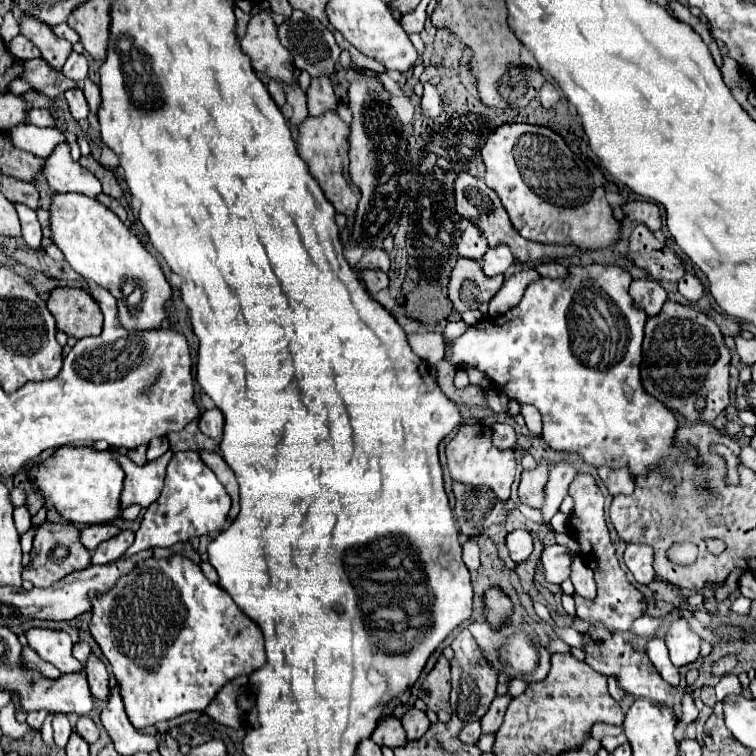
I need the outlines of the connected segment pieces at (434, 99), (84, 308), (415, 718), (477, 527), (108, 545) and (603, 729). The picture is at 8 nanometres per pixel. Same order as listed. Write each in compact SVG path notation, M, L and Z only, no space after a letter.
M425 83L425 93L421 97L421 109L423 109L423 115L427 119L435 119L441 113L439 91L431 83Z
M57 287L49 291L47 307L55 317L57 329L69 337L83 339L99 335L103 329L103 313L85 289Z
M415 707L407 709L407 713L403 715L401 723L403 723L409 739L421 739L427 733L427 727L431 725L431 721L427 719L427 715L423 711L415 709Z
M453 483L455 495L455 519L459 531L467 537L477 537L481 529L497 523L505 523L509 513L503 511L503 503L493 499L489 487L467 487L465 483Z
M123 529L123 531L121 531L119 535L115 535L113 539L103 541L103 543L95 549L91 563L95 563L95 565L107 565L107 563L117 561L117 559L129 549L129 545L133 543L133 537L135 537L135 533L133 533L131 529Z
M597 723L597 725L593 725L593 729L591 729L591 737L595 737L595 739L603 739L603 737L607 737L607 735L619 735L621 731L623 731L623 729L617 727L617 725Z

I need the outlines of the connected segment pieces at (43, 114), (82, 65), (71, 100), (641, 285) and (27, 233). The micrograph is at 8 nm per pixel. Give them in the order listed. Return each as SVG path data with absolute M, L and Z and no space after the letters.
M31 109L27 113L27 123L39 125L39 127L55 127L55 119L49 109Z
M71 51L71 55L67 57L67 61L63 65L63 75L73 79L73 81L87 79L87 59L85 59L85 55Z
M77 87L77 89L67 89L65 93L65 99L69 103L69 109L71 109L71 115L79 121L79 119L85 119L89 115L89 107L87 107L87 101L83 97L83 91Z
M635 279L629 287L629 293L635 299L635 303L645 309L649 317L657 315L663 303L667 301L667 291L659 281L653 281L653 279Z
M17 203L15 209L17 209L19 219L21 219L25 243L27 243L29 247L33 247L33 249L39 249L43 235L41 235L41 225L39 225L39 219L37 219L35 211L33 211L31 207L27 207L27 205L21 205L21 203Z

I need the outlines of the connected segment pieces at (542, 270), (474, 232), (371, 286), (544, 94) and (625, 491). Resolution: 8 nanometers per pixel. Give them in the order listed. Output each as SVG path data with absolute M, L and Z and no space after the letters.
M547 261L547 263L539 263L539 265L533 265L533 269L543 275L543 277L565 277L567 275L567 269L565 265L561 265L559 261Z
M469 223L469 227L461 233L457 249L459 249L459 255L463 255L463 257L481 259L489 247L487 247L487 239L483 239L483 233L479 231L479 227Z
M363 269L359 271L361 279L365 281L365 287L367 291L373 295L381 289L387 289L387 283L389 283L389 277L383 273L383 271L373 271L373 269Z
M547 81L547 83L541 87L539 95L541 95L541 103L543 103L543 107L545 107L545 109L553 107L553 105L561 99L561 91L559 91L551 81Z
M601 467L599 469L599 477L601 477L601 481L605 483L605 487L607 487L607 491L615 497L615 495L631 495L631 491L633 491L633 479L631 479L631 475L629 475L629 471L611 471L611 469L607 469L607 467Z

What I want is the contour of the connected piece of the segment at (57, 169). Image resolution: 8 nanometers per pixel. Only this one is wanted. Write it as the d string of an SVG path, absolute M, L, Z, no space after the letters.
M55 151L43 169L43 175L51 189L59 193L81 193L87 197L97 197L101 193L101 183L91 171L81 167L71 159L71 153Z

